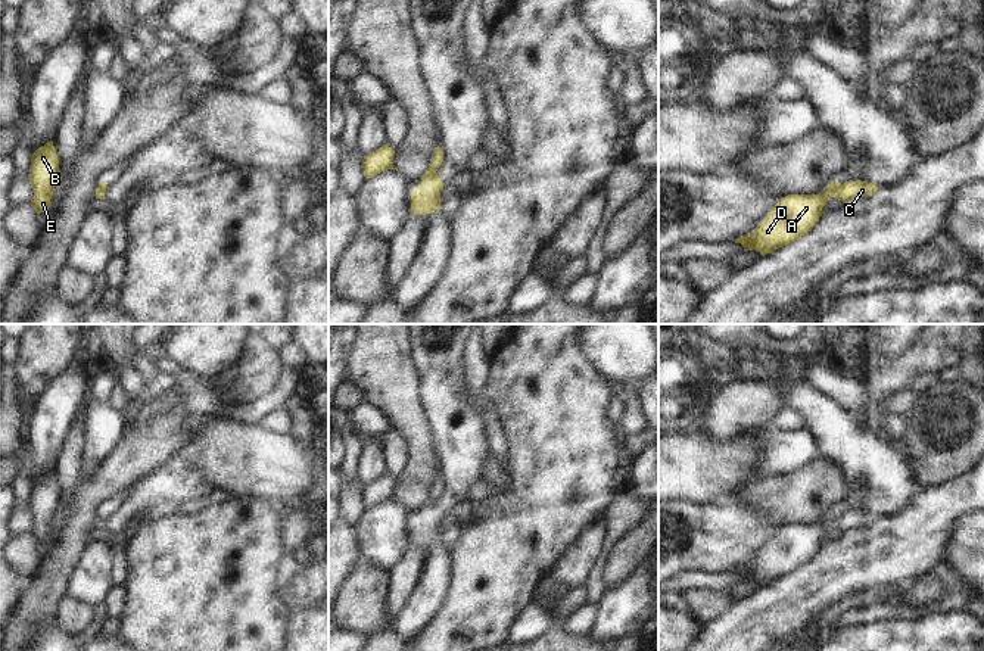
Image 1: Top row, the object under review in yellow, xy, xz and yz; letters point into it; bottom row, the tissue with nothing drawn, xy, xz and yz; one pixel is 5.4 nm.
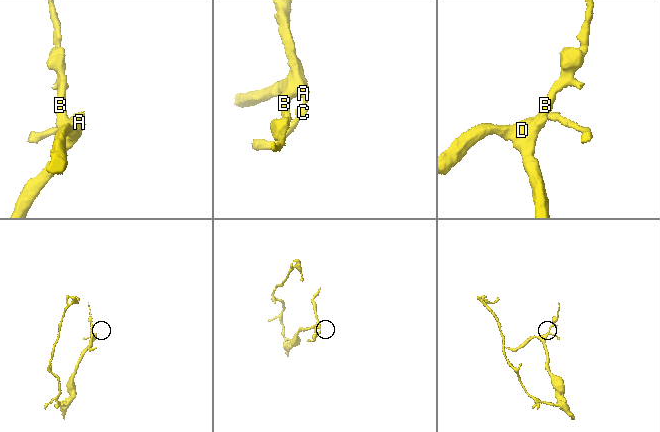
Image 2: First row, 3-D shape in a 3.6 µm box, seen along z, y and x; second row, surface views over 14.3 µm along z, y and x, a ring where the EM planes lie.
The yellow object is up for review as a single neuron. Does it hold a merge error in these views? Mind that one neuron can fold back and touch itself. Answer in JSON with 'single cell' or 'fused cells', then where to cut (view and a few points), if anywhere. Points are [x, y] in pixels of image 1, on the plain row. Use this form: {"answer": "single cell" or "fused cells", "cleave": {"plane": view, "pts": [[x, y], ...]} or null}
{"answer": "fused cells", "cleave": {"plane": "yz", "pts": [[841, 514], [831, 526]]}}

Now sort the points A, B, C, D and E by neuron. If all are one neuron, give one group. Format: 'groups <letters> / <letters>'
groups A B D E / C

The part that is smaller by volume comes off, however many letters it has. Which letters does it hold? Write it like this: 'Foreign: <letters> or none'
Foreign: C

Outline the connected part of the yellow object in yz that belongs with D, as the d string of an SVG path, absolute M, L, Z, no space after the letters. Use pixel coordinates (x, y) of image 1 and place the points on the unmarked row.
M832 510L819 524L788 524L781 527L779 532L769 541L767 546L760 551L751 563L735 569L735 573L741 573L744 580L757 580L762 586L765 586L795 571L818 554L822 546L822 538L832 527L832 521L840 515L841 513Z

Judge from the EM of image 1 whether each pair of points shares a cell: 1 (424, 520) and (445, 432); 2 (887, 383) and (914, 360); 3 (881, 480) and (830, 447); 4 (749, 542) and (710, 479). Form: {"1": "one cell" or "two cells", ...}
{"1": "one cell", "2": "one cell", "3": "one cell", "4": "two cells"}

